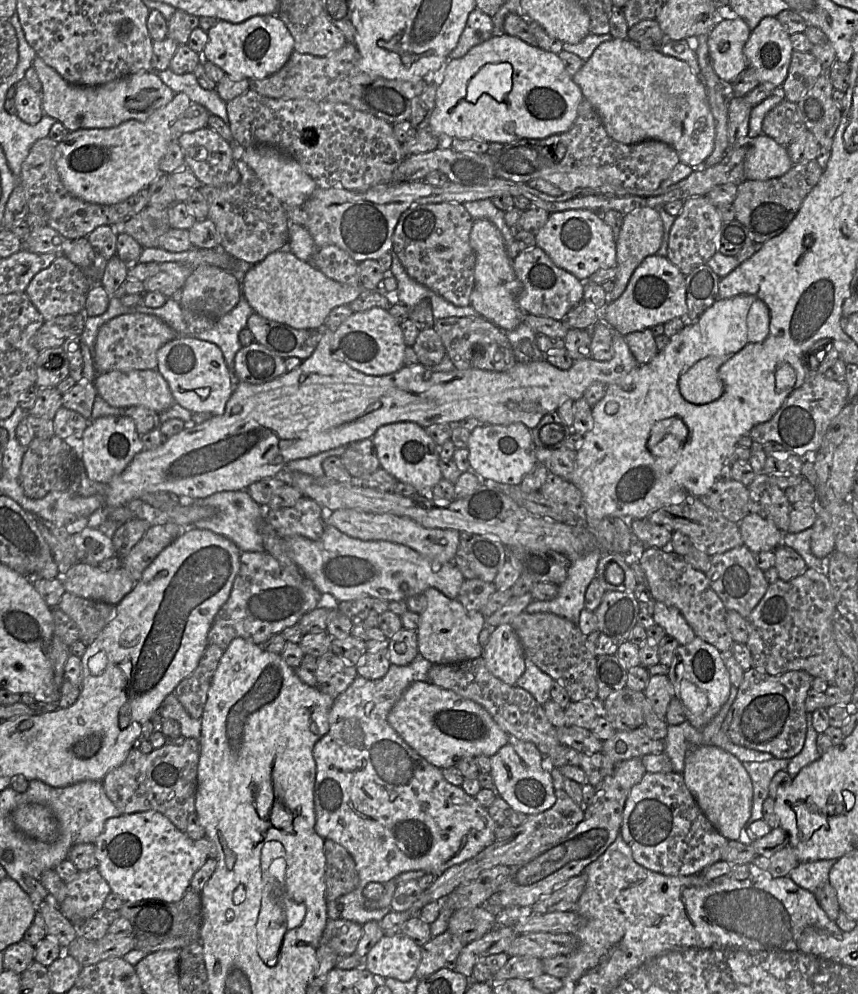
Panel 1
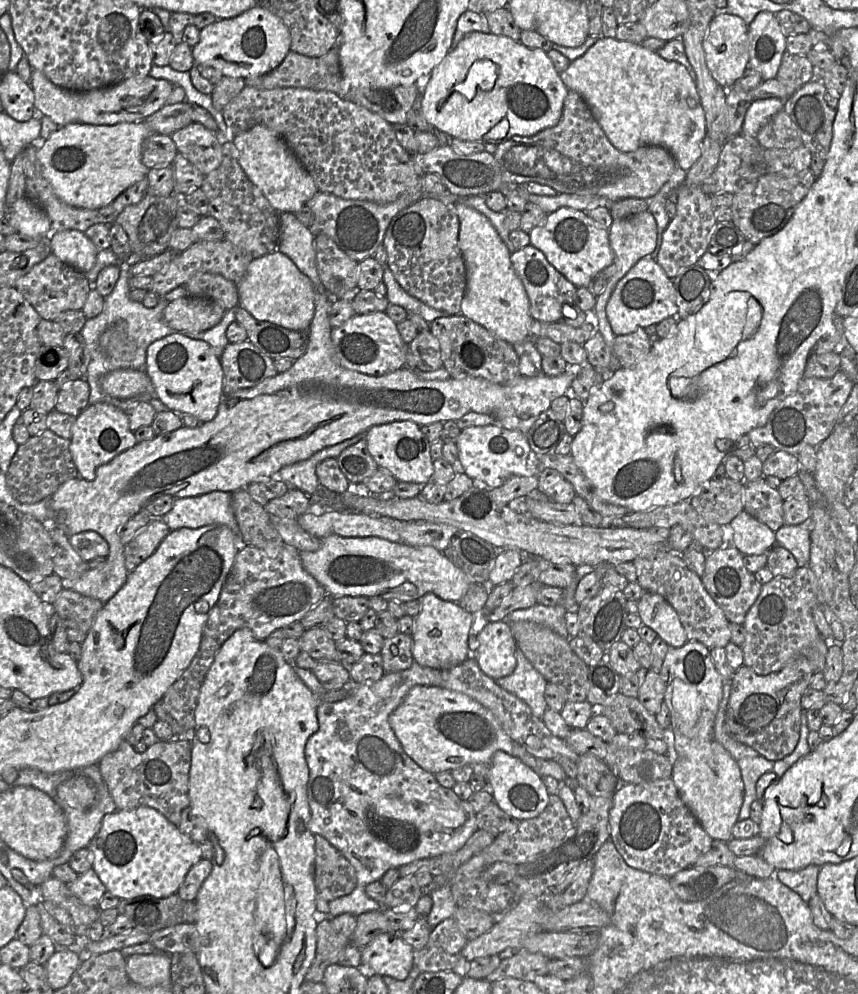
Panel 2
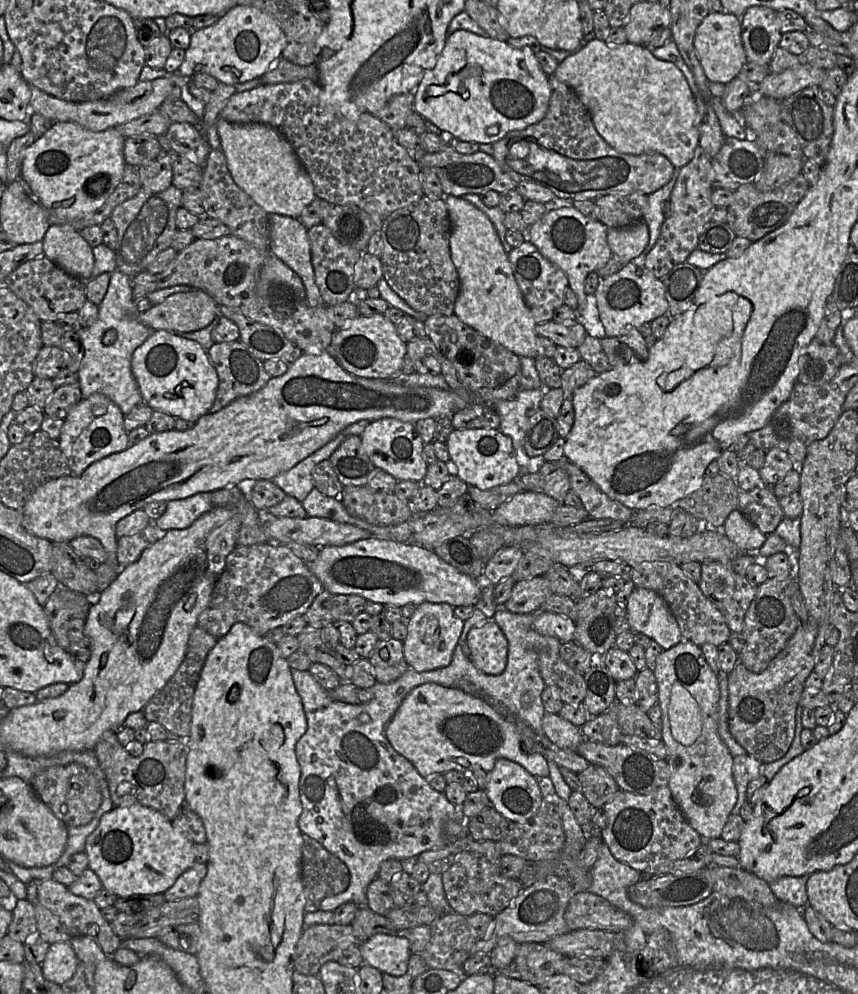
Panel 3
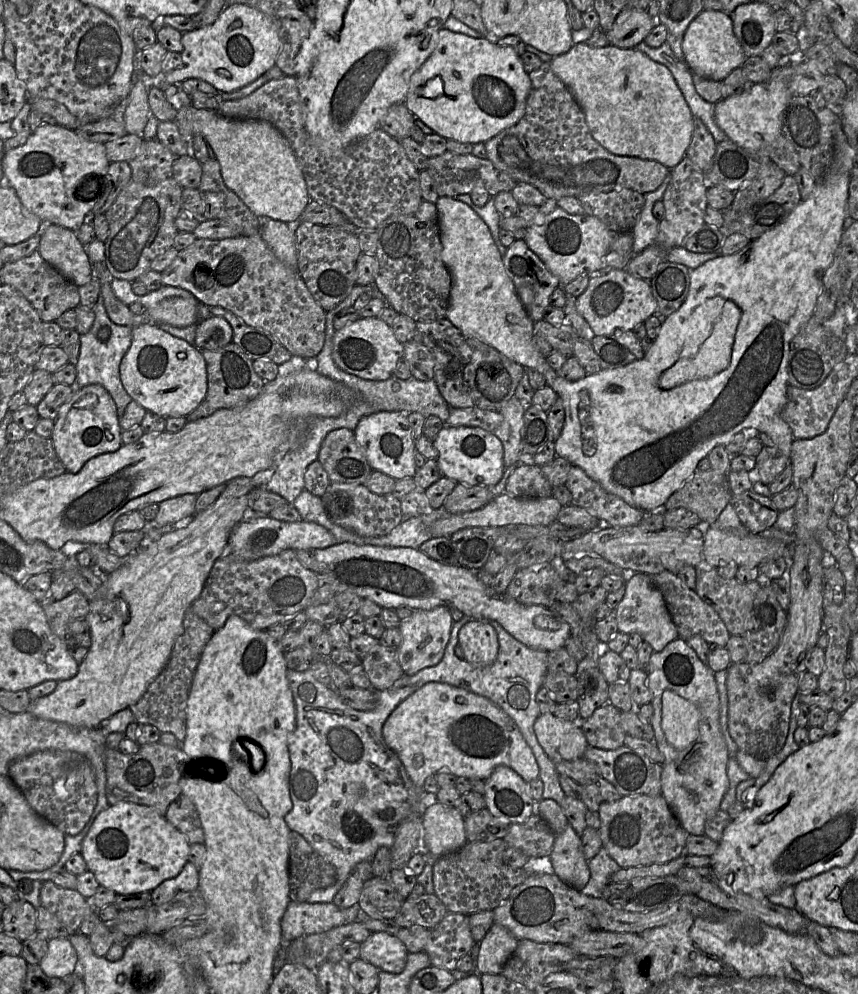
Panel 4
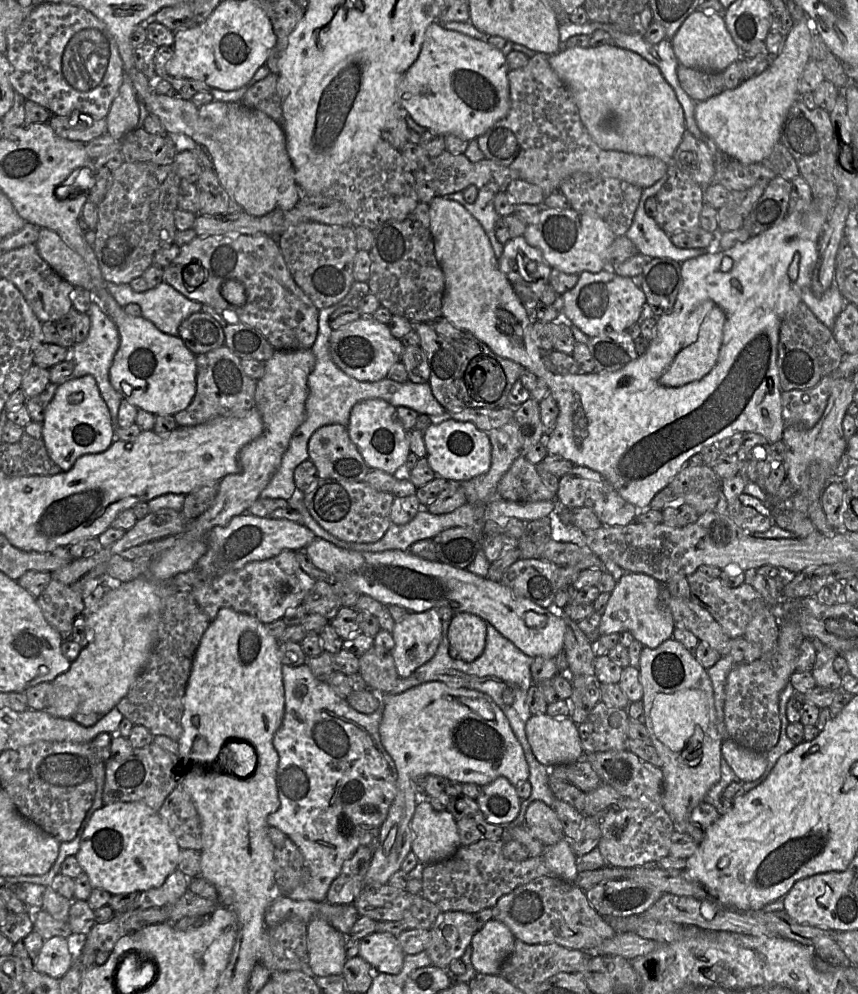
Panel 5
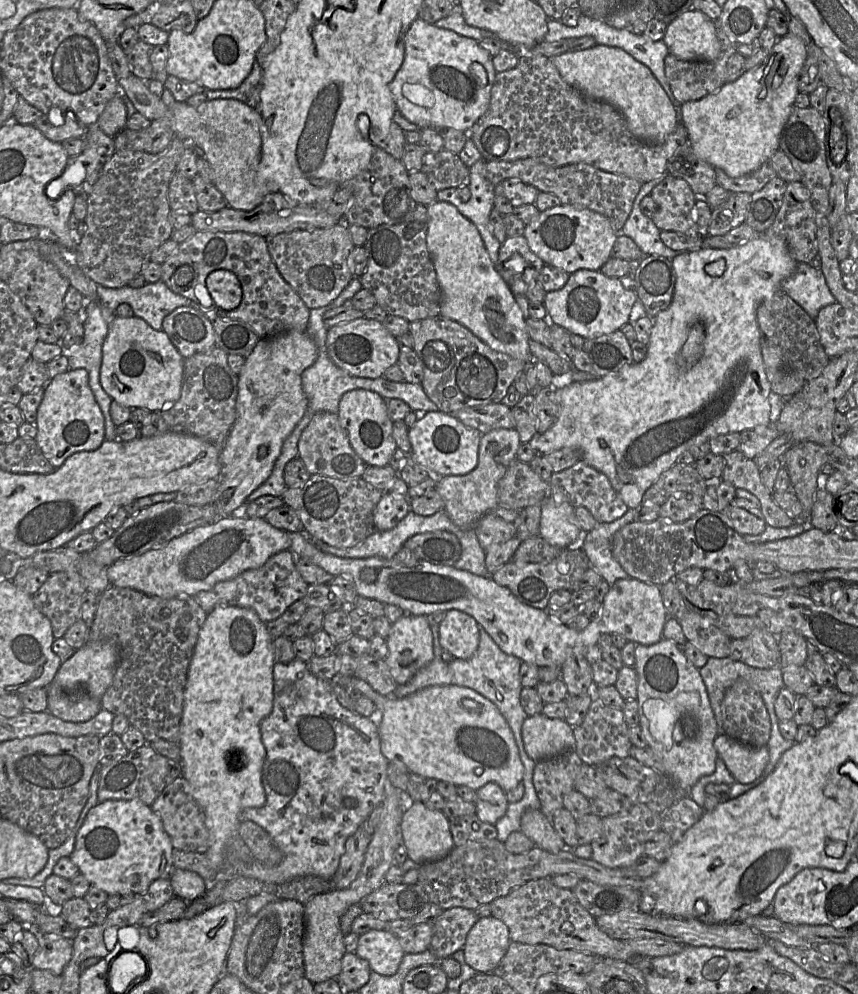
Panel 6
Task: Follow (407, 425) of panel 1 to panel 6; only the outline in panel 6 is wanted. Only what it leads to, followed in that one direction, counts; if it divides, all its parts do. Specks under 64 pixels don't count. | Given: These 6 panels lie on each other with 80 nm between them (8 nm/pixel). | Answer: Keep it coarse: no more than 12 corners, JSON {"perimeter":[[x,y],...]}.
{"perimeter":[[346,392],[337,416],[367,466],[389,465],[397,445],[386,399]]}

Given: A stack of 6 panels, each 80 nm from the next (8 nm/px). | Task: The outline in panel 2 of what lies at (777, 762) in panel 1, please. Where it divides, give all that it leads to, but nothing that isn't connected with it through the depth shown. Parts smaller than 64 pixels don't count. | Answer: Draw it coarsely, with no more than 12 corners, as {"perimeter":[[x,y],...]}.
{"perimeter":[[762,756],[737,761],[744,784],[739,819],[750,817],[756,783],[772,772],[774,762]]}

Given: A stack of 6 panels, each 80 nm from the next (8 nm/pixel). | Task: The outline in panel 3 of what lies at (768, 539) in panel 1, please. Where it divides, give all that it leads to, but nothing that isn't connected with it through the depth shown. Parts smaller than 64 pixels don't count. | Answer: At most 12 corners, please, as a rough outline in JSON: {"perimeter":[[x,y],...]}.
{"perimeter":[[738,510],[721,530],[743,553],[767,537]]}

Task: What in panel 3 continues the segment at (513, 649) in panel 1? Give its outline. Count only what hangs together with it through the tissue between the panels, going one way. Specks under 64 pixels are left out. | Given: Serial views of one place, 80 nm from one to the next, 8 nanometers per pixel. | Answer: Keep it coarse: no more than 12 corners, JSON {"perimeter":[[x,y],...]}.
{"perimeter":[[494,621],[467,635],[472,664],[501,674],[508,642]]}

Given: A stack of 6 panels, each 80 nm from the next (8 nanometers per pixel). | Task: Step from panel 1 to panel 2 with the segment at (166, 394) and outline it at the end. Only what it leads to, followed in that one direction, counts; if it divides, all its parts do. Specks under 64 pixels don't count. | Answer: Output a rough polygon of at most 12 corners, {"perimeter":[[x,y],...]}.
{"perimeter":[[145,371],[106,374],[103,391],[117,399],[154,396]]}

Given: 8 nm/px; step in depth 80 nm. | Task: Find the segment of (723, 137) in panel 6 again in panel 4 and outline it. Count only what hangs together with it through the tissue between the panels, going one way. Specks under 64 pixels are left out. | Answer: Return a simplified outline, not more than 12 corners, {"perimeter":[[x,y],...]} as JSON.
{"perimeter":[[806,17],[798,50],[767,81],[715,103],[717,126],[750,152],[782,133],[792,66],[814,43]]}

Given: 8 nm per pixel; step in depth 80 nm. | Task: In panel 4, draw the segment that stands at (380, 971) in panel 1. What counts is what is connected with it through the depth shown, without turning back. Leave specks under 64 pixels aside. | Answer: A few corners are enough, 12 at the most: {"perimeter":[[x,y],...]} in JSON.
{"perimeter":[[374,932],[360,959],[399,974],[408,951],[395,935]]}

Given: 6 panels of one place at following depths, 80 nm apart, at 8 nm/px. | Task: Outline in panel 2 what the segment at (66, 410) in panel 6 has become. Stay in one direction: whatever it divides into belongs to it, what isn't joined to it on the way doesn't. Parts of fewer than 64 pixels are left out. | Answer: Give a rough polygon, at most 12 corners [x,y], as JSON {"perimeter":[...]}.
{"perimeter":[[107,403],[88,405],[71,429],[78,477],[136,444],[128,416]]}

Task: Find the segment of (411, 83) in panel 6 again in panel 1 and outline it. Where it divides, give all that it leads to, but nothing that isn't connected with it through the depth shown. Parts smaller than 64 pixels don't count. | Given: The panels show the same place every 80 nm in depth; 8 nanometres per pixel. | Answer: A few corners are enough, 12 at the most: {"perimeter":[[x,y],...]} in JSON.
{"perimeter":[[493,36],[447,61],[430,131],[504,145],[573,126],[557,54]]}

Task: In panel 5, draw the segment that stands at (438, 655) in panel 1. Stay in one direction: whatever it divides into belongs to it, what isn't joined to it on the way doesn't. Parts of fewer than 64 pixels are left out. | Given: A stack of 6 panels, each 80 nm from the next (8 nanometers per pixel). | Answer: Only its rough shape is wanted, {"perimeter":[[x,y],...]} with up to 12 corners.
{"perimeter":[[437,609],[395,622],[399,678],[431,660],[442,639]]}

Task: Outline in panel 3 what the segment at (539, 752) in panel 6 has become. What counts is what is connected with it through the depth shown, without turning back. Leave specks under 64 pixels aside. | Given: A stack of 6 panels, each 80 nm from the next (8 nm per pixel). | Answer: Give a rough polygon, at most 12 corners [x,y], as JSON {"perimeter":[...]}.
{"perimeter":[[545,713],[542,731],[555,745],[577,750],[581,729],[559,714]]}

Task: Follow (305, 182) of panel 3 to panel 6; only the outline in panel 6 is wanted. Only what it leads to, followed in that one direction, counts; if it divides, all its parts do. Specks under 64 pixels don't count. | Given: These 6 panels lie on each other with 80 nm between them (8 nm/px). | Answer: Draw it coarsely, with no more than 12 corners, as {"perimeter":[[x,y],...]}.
{"perimeter":[[118,79],[136,112],[203,151],[227,206],[264,200],[258,109],[234,99],[166,105]]}

